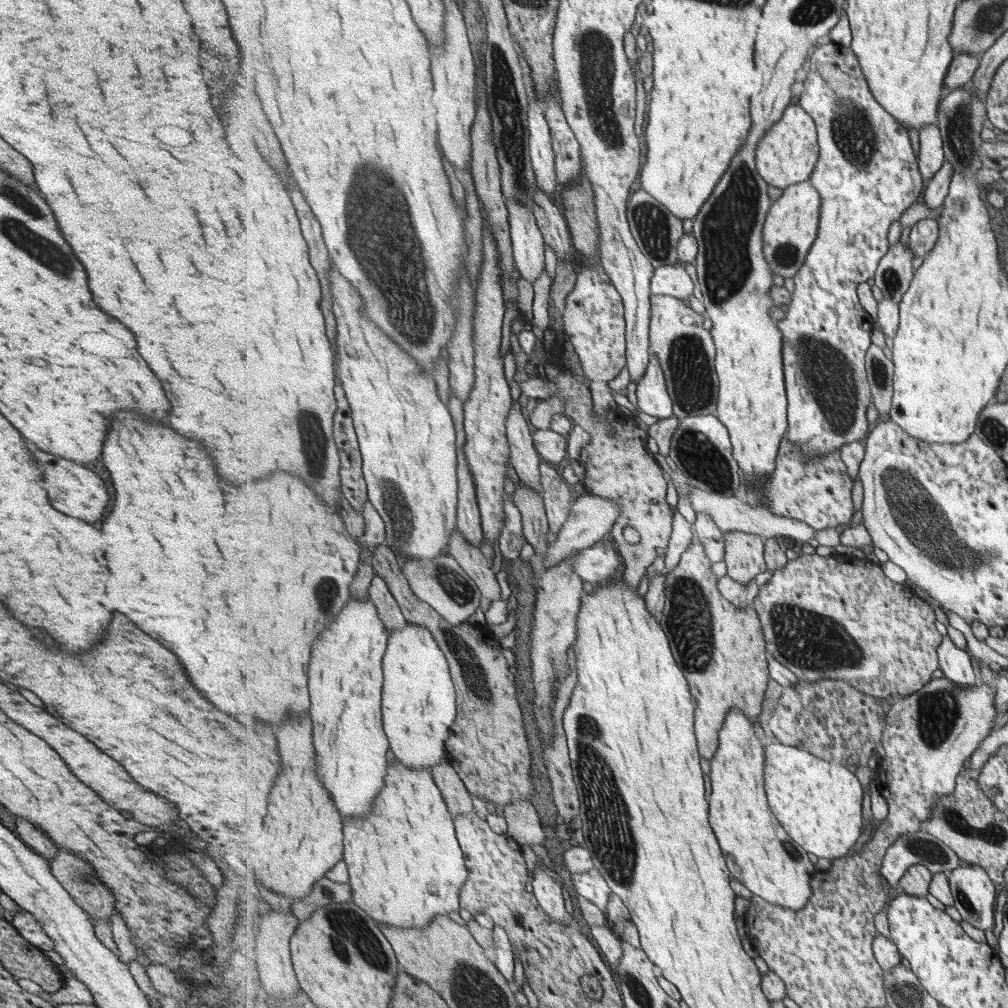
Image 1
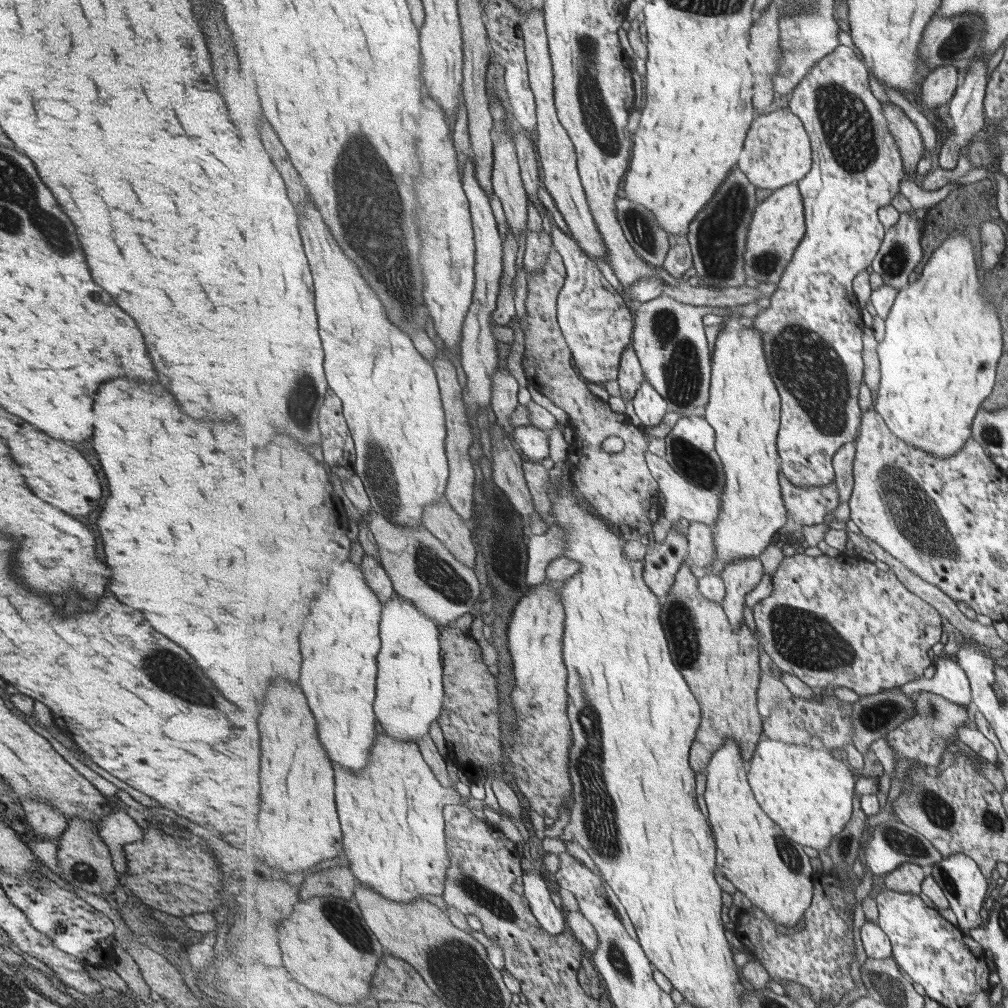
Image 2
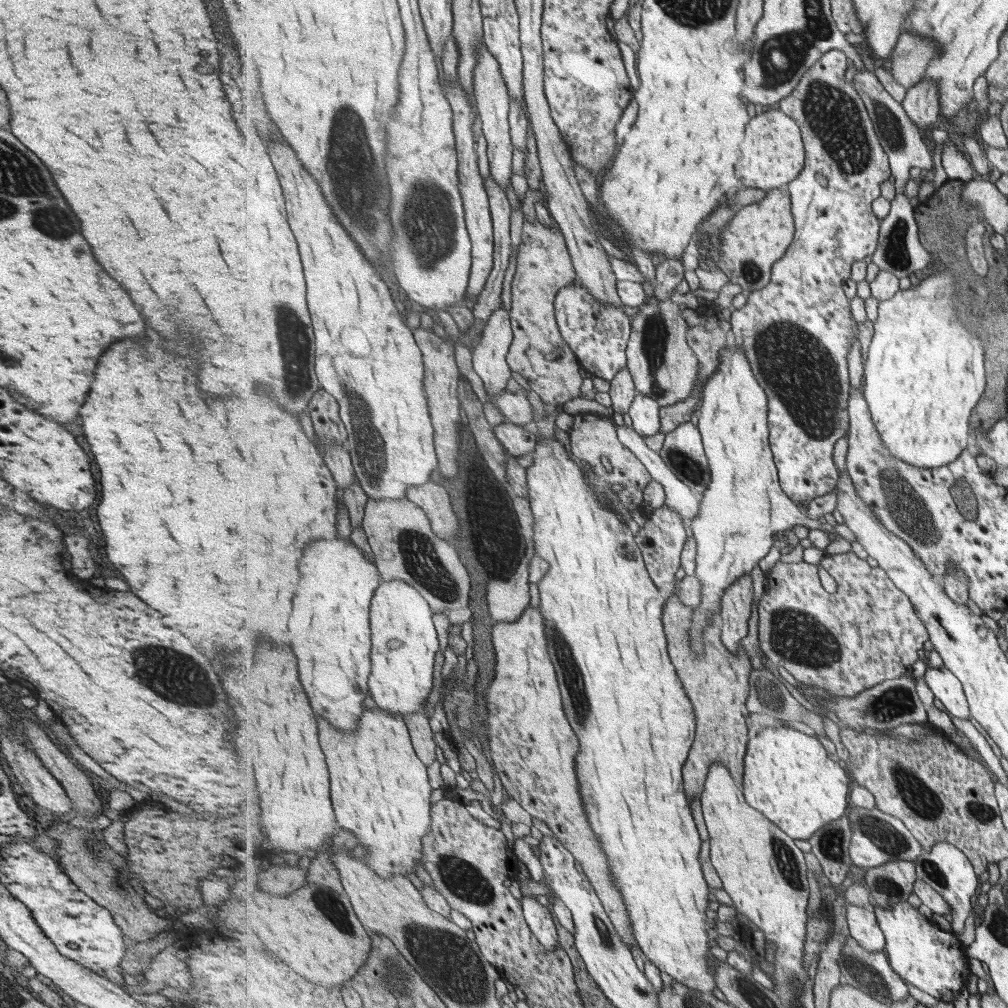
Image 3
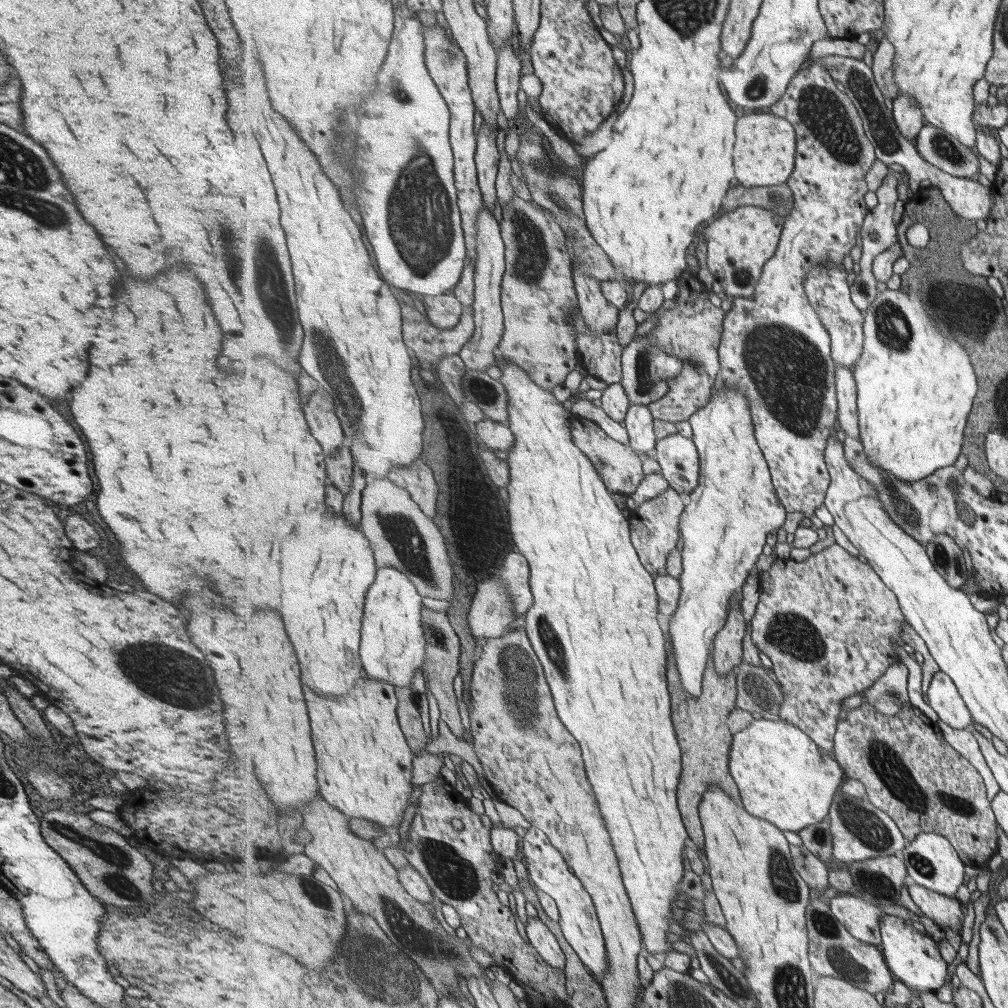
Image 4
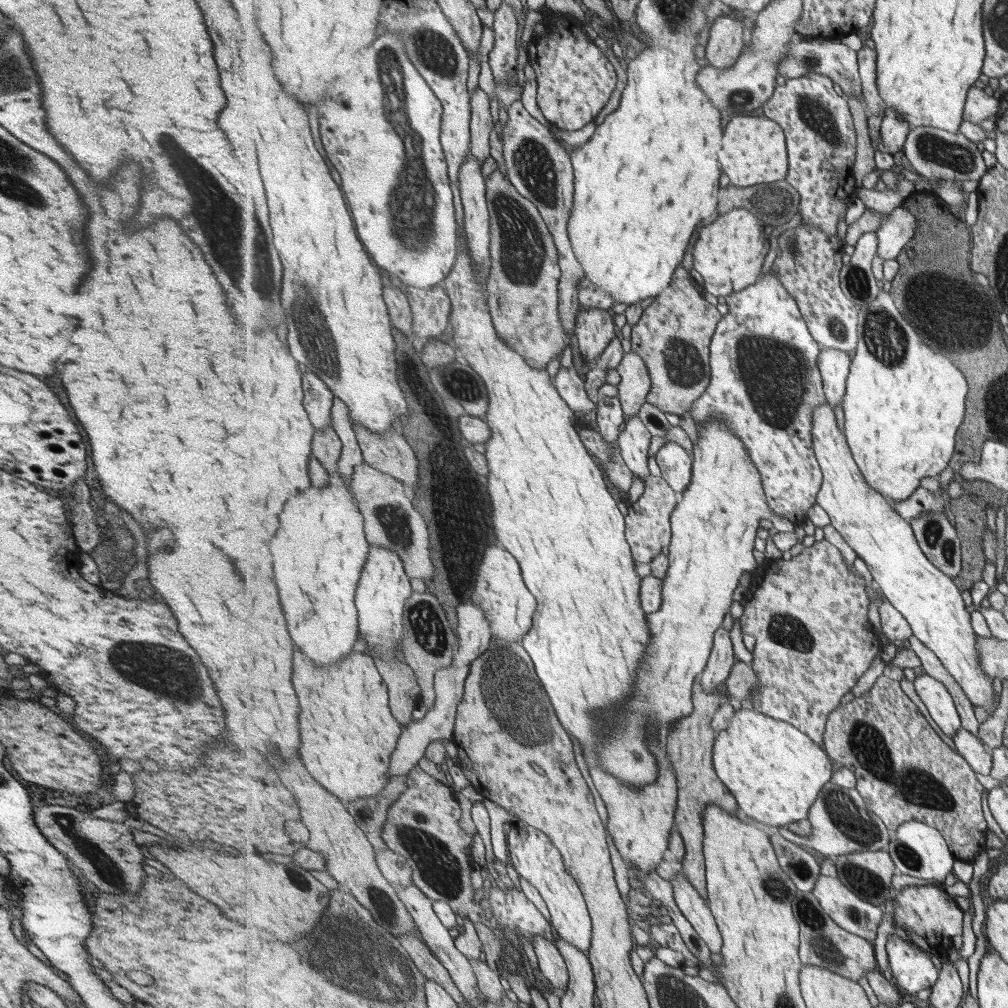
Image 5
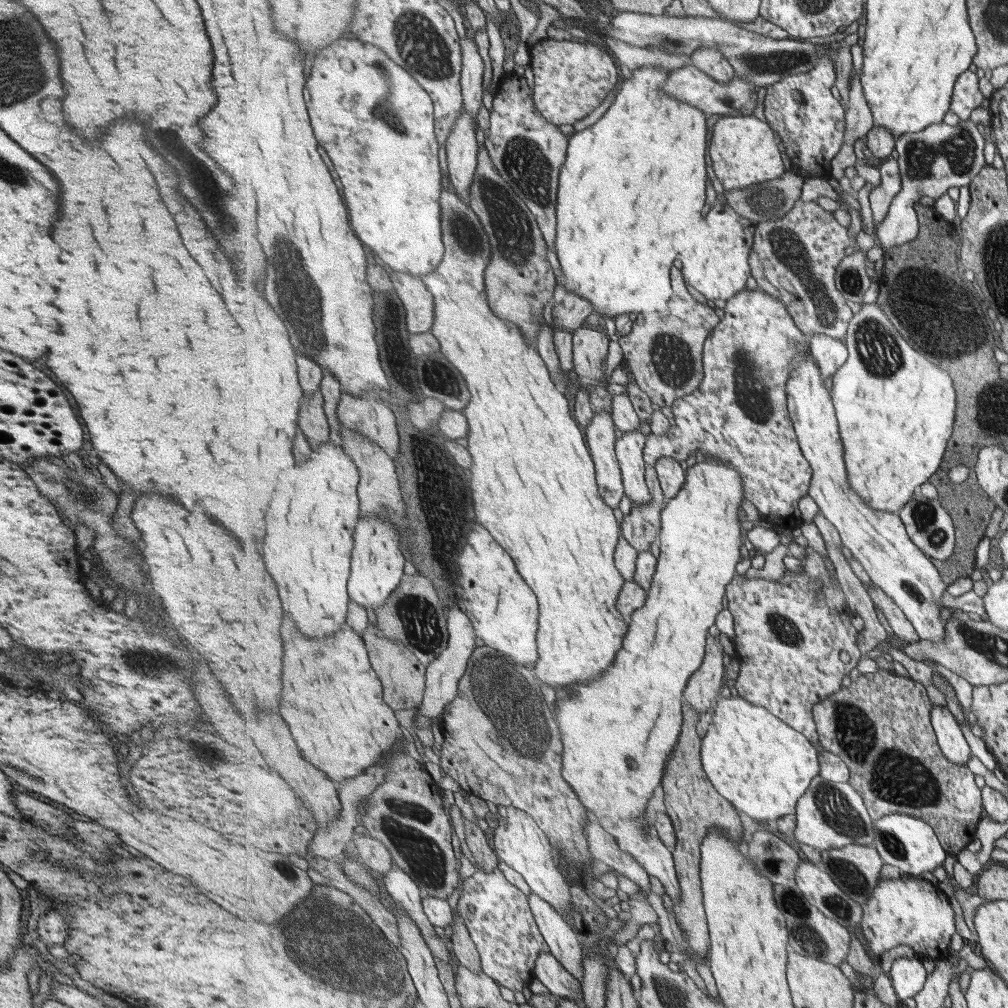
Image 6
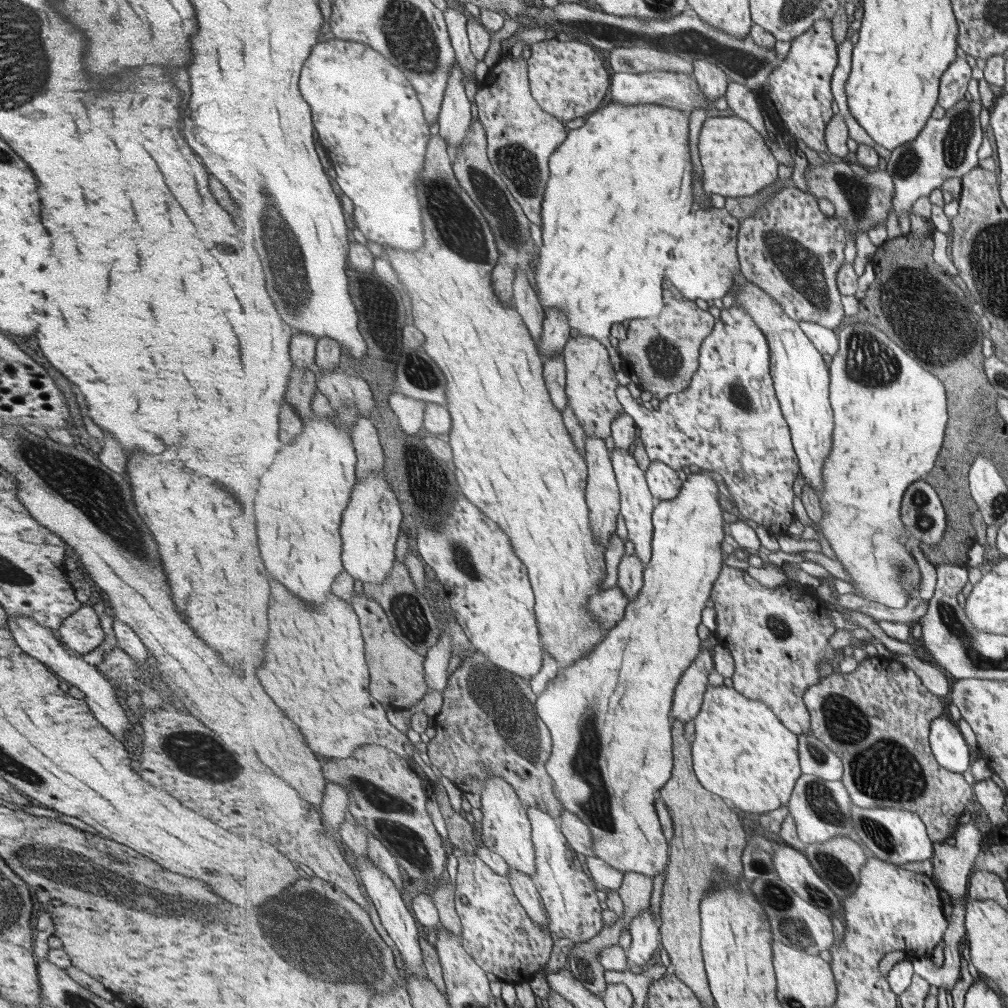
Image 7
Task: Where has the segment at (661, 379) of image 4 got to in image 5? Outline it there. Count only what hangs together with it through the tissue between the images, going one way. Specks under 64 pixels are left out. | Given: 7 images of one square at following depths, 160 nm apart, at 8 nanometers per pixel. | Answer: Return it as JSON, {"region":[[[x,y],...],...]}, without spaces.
{"region":[[[633,350],[624,355],[617,370],[622,377],[622,382],[618,385],[618,398],[627,420],[639,414],[647,403],[647,395],[651,393],[651,374],[645,359]]]}

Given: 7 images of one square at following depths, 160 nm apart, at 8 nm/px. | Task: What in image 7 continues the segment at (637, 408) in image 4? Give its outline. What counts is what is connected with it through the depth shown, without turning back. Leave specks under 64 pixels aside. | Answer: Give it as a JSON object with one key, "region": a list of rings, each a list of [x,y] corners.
{"region":[[[615,448],[612,453],[614,469],[618,478],[621,495],[621,515],[625,520],[628,535],[627,539],[634,544],[634,555],[638,556],[645,564],[652,559],[652,542],[654,541],[654,511],[655,498],[646,477],[646,471],[639,466],[636,456],[631,450]]]}

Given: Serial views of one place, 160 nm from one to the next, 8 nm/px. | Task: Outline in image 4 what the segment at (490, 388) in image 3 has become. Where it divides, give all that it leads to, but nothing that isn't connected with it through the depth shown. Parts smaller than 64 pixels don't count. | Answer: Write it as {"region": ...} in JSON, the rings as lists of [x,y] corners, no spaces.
{"region":[[[484,208],[478,214],[478,260],[475,262],[473,276],[475,280],[474,317],[476,329],[474,335],[460,352],[460,357],[471,370],[485,373],[485,368],[496,365],[493,350],[498,348],[505,334],[505,313],[502,305],[502,282],[506,271],[506,244],[500,224],[490,210]]]}

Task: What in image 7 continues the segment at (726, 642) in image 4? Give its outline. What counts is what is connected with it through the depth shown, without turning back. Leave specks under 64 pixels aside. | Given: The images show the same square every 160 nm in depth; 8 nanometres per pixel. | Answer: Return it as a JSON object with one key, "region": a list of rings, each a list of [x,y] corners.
{"region":[[[706,646],[679,681],[672,708],[673,719],[687,722],[698,718],[702,712],[704,696],[710,688],[709,674],[713,670],[715,670],[713,652],[711,647]]]}

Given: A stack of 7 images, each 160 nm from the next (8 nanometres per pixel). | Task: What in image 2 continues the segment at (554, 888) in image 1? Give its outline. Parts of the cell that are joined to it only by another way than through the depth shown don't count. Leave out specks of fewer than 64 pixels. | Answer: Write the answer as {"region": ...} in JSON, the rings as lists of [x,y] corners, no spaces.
{"region":[[[531,870],[524,874],[524,896],[529,899],[531,910],[547,934],[555,936],[569,930],[566,911],[553,902],[552,886],[540,870]]]}

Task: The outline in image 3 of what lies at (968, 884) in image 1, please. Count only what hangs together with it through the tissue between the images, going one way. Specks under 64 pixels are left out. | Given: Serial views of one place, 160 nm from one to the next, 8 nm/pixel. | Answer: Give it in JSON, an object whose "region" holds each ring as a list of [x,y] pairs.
{"region":[[[941,842],[939,845],[933,846],[931,851],[925,850],[923,852],[923,855],[915,861],[915,870],[917,870],[918,880],[927,882],[950,903],[953,910],[951,928],[955,933],[963,932],[967,918],[971,916],[971,913],[976,913],[973,896],[977,894],[977,888],[980,888],[979,876],[975,874],[975,868],[973,868],[971,860],[959,847]]]}

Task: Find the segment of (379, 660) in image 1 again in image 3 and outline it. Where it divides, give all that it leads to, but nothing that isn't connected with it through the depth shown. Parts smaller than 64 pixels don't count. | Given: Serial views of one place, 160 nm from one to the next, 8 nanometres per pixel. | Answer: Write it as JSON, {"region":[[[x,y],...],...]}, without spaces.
{"region":[[[344,538],[309,546],[303,556],[303,574],[295,614],[291,614],[291,640],[299,658],[303,686],[307,686],[319,716],[327,718],[339,731],[352,732],[360,725],[364,705],[371,699],[371,605],[382,579],[373,560]]]}

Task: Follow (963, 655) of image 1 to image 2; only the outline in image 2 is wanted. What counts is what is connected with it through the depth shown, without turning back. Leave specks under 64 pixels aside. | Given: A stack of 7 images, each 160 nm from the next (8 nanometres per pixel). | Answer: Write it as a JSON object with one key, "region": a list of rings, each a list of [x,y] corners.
{"region":[[[939,655],[935,661],[933,677],[917,678],[905,686],[900,686],[899,691],[909,697],[915,697],[920,691],[934,692],[961,706],[967,706],[973,700],[970,678],[955,656]]]}

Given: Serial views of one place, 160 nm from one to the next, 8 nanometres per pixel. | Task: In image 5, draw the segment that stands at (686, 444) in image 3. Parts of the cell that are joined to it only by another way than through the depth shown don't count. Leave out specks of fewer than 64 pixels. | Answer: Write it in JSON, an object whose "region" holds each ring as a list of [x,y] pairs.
{"region":[[[677,442],[665,443],[655,455],[662,476],[678,495],[687,490],[693,478],[694,458]]]}

